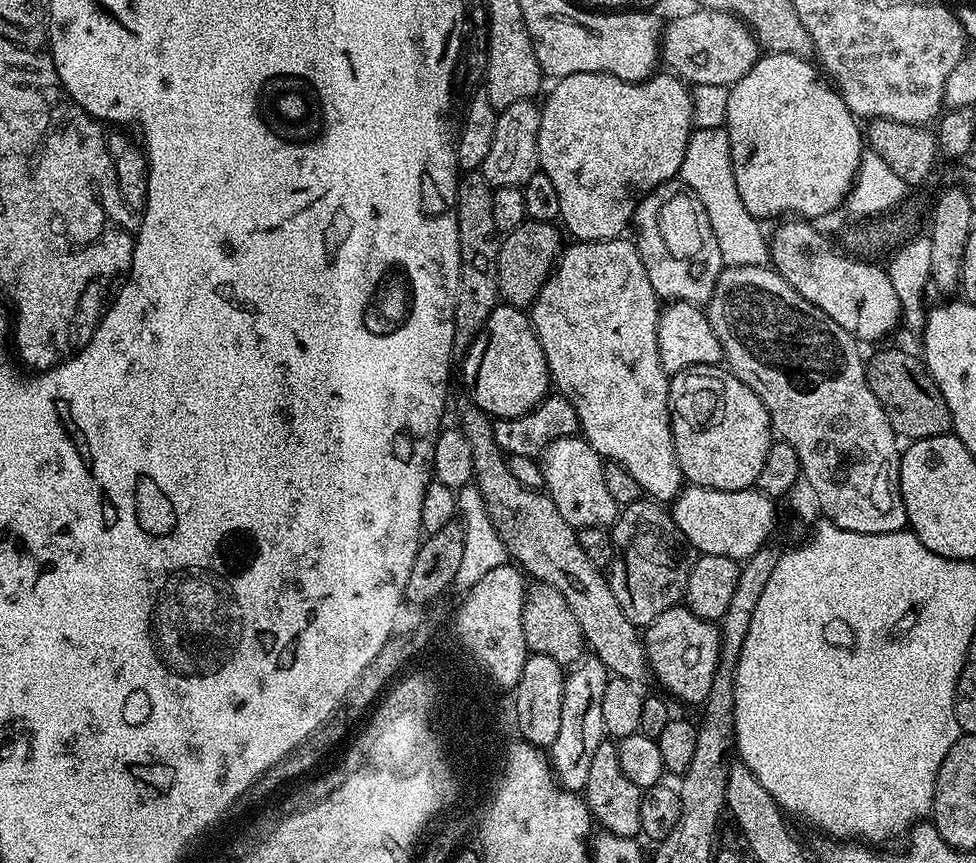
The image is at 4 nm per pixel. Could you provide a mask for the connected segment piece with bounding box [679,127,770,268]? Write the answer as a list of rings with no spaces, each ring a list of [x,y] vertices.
[[[723,127],[714,129],[696,128],[686,146],[686,158],[682,158],[679,179],[695,194],[698,202],[702,202],[702,210],[706,210],[706,218],[710,218],[710,230],[714,230],[714,238],[718,238],[718,250],[722,250],[722,258],[727,267],[758,266],[765,267],[770,260],[770,244],[763,232],[761,221],[746,210],[742,202],[742,194],[738,194],[738,182],[734,182],[734,166],[730,154],[730,138]]]

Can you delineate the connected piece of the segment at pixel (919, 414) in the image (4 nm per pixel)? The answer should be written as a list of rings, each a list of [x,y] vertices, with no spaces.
[[[888,348],[867,361],[866,375],[870,390],[874,390],[874,398],[878,398],[882,410],[886,410],[886,418],[890,418],[890,426],[897,437],[904,439],[905,436],[905,441],[911,442],[952,432],[950,406],[946,406],[946,398],[942,398],[919,355],[911,356],[900,348]]]

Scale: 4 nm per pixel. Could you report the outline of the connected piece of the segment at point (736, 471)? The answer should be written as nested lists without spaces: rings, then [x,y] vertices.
[[[699,364],[675,373],[670,380],[672,441],[685,481],[698,488],[717,488],[733,492],[755,485],[768,447],[774,443],[772,419],[758,394],[750,390],[727,367]]]

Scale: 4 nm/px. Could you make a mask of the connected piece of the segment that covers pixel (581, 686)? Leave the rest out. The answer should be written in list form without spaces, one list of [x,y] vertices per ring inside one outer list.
[[[584,658],[565,675],[562,690],[562,723],[558,738],[554,738],[550,749],[550,763],[553,773],[562,788],[579,793],[586,786],[586,777],[590,775],[590,761],[604,739],[602,722],[602,694],[606,694],[610,673],[602,661]]]

